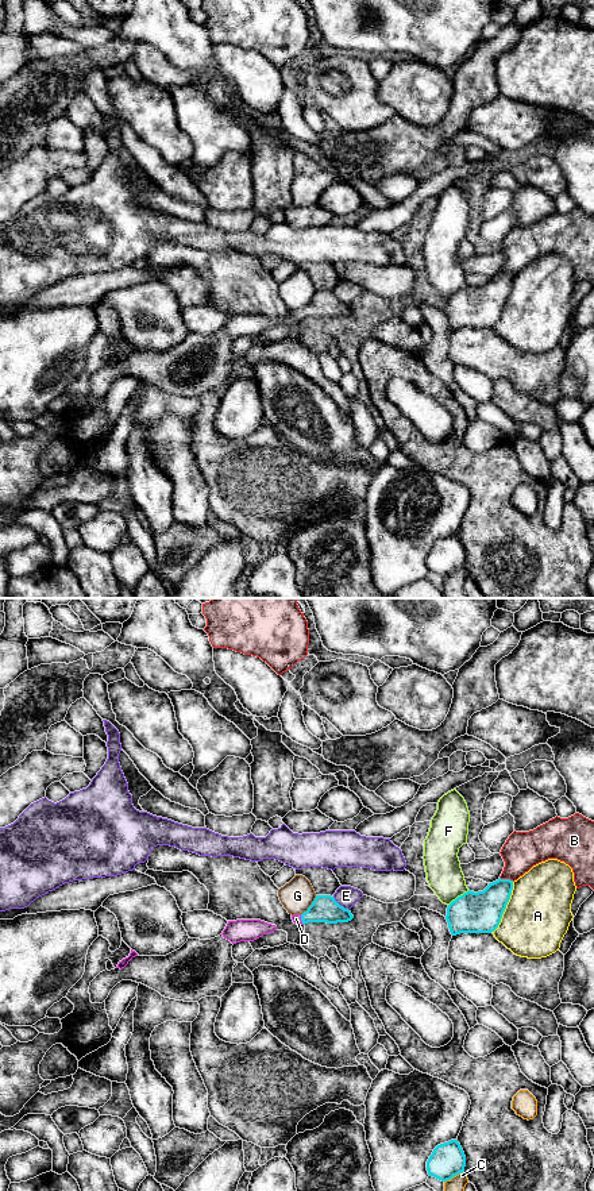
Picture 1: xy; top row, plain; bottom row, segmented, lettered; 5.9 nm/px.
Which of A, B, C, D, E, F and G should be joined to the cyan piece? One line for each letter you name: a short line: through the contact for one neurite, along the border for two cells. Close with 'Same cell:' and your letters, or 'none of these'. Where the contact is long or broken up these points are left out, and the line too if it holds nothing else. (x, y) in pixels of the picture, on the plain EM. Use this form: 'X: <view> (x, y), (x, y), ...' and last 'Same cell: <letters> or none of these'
D: xy (324, 303), (301, 315), (296, 313)
Same cell: D

